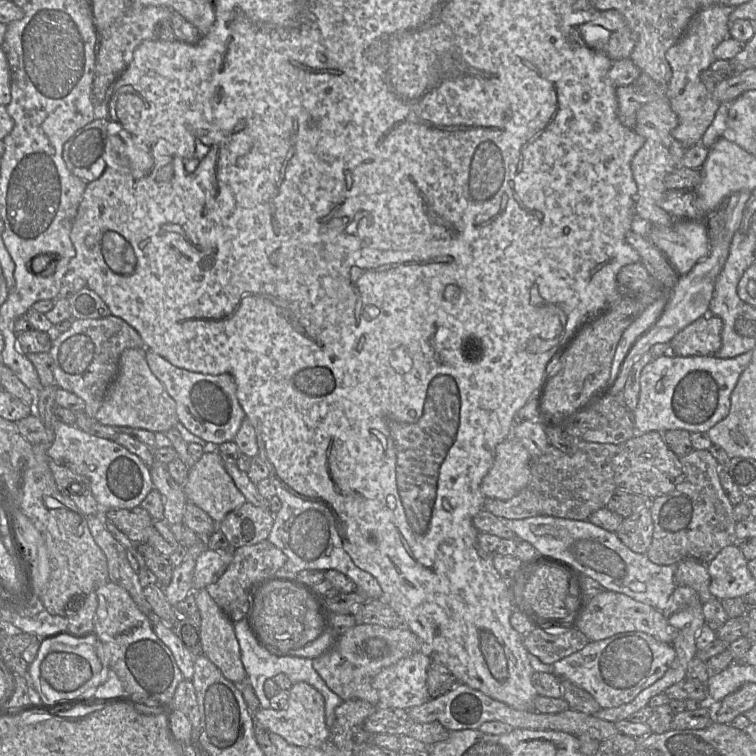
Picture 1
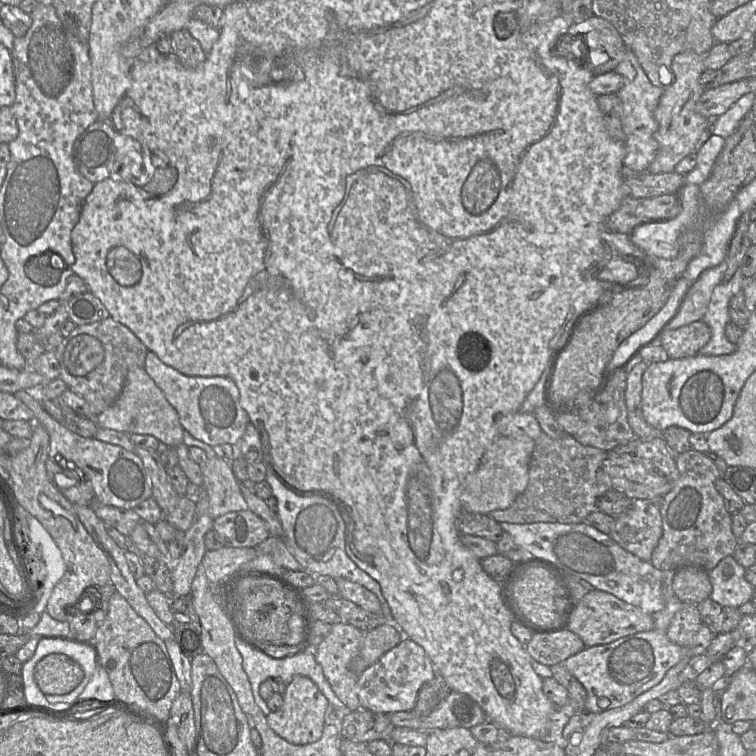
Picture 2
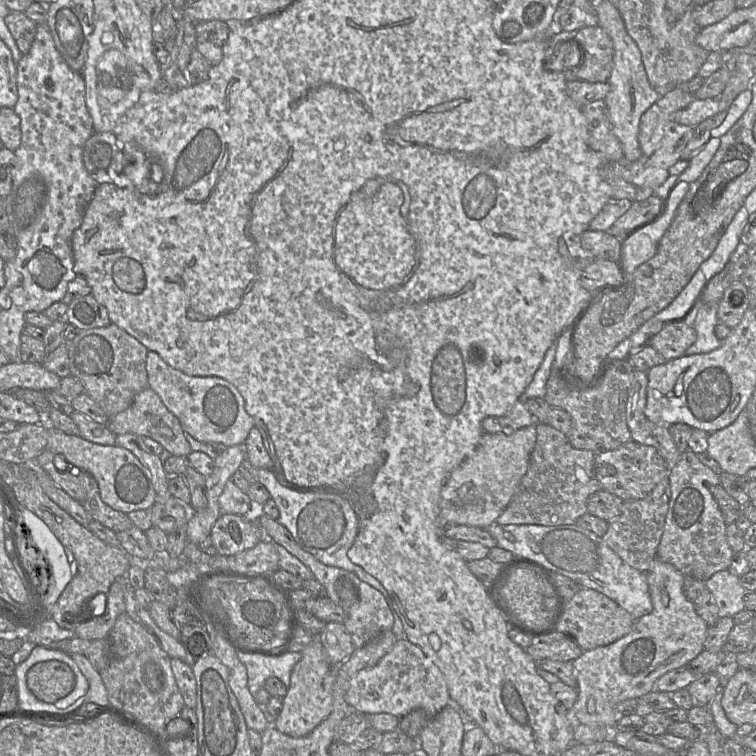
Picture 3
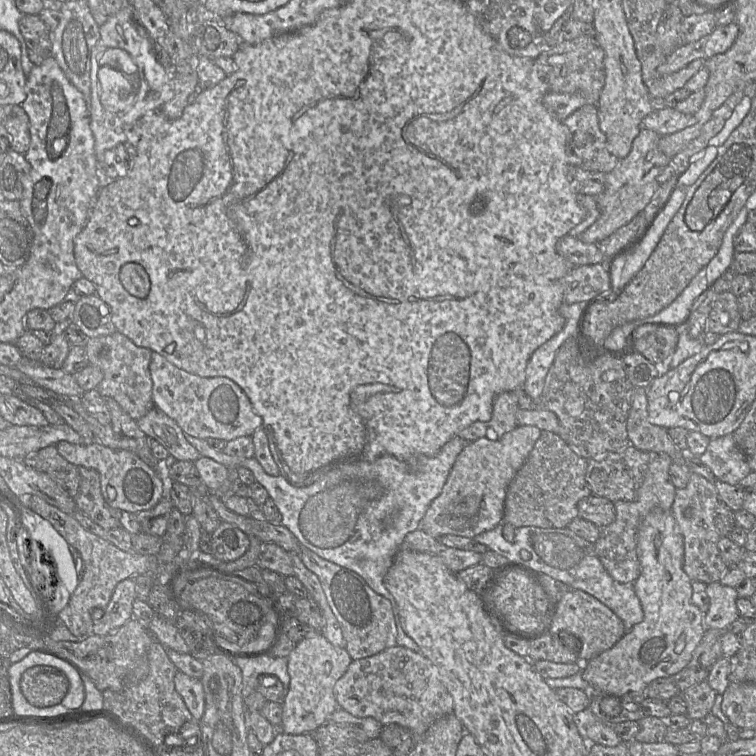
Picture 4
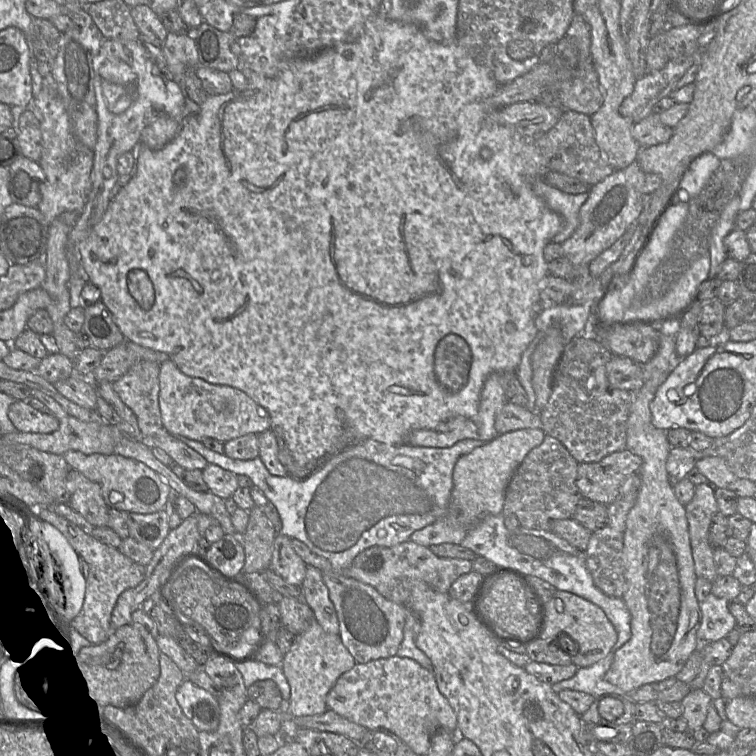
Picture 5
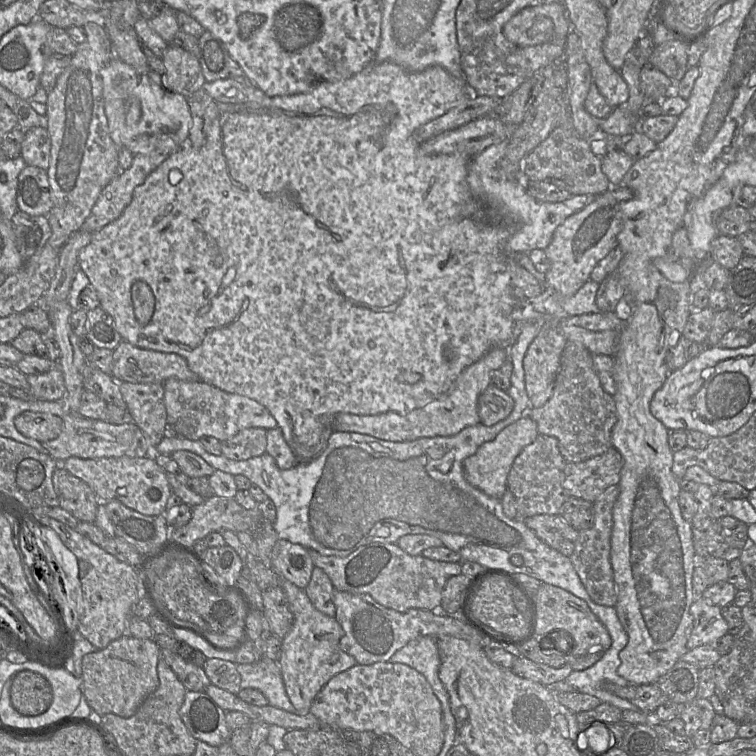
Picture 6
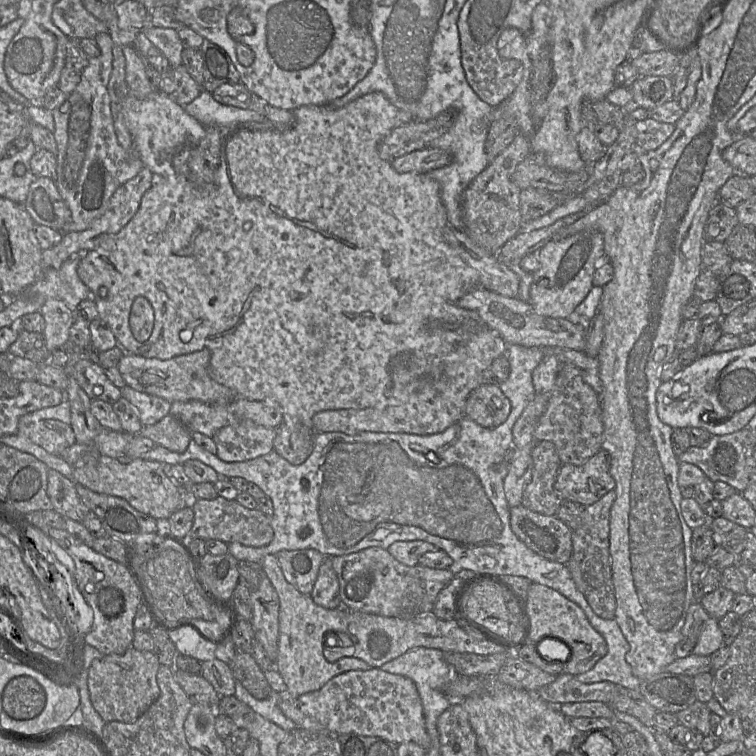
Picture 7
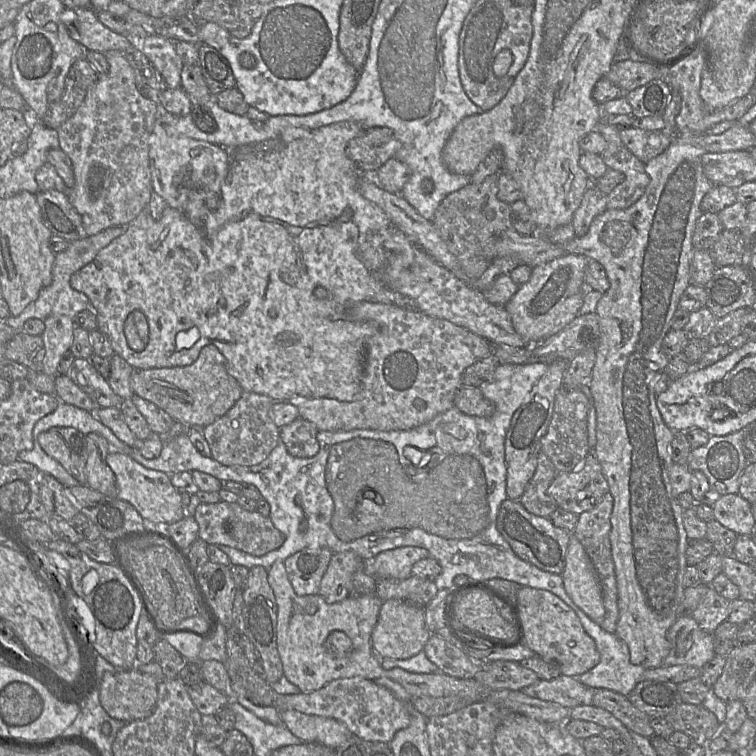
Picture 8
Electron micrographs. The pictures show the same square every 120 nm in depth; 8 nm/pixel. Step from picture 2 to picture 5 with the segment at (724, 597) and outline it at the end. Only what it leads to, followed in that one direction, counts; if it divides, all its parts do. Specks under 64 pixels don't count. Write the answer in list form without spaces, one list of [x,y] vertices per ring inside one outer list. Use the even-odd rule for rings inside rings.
[[[710,593],[699,604],[701,623],[697,630],[697,639],[701,644],[725,638],[735,628],[735,618],[729,611],[729,601]]]

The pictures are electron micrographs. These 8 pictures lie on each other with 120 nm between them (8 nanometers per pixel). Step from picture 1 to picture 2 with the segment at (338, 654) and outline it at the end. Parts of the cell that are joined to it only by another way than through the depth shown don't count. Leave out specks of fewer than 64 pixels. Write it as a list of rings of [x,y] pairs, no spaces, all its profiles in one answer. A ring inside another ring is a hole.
[[[344,623],[332,625],[332,629],[327,637],[315,649],[308,649],[314,652],[317,663],[321,666],[323,674],[329,682],[336,696],[346,706],[347,711],[356,711],[361,709],[357,695],[358,675],[350,670],[350,664],[357,655],[365,632]]]

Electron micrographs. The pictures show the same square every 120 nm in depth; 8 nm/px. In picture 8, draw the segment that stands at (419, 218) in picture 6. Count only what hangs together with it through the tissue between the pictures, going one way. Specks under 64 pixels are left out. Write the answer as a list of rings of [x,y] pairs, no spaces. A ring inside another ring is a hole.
[[[346,121],[318,128],[311,131],[306,137],[296,139],[290,143],[283,144],[278,140],[268,140],[262,143],[251,144],[235,149],[231,153],[228,173],[220,188],[220,204],[216,210],[212,211],[208,215],[202,226],[195,225],[188,219],[183,211],[168,205],[164,208],[161,219],[155,220],[151,216],[149,207],[146,206],[139,215],[127,225],[123,234],[116,237],[105,248],[100,249],[90,262],[73,271],[69,280],[70,286],[76,291],[85,294],[89,299],[90,306],[96,315],[96,327],[108,338],[114,353],[122,357],[133,369],[169,368],[190,365],[197,359],[203,347],[207,345],[214,345],[223,355],[228,373],[238,381],[239,385],[243,389],[243,392],[253,392],[266,395],[275,401],[290,401],[294,398],[332,398],[339,401],[351,402],[359,398],[359,393],[362,389],[362,377],[365,369],[364,359],[367,339],[375,335],[377,330],[376,326],[372,323],[354,321],[352,315],[347,315],[347,311],[345,309],[359,302],[384,303],[374,300],[374,297],[377,296],[377,292],[380,289],[387,287],[380,279],[380,264],[382,262],[385,263],[389,258],[389,250],[386,249],[386,240],[389,239],[389,236],[393,233],[393,231],[399,231],[387,214],[377,204],[366,199],[358,188],[361,172],[354,162],[348,157],[346,147],[352,138],[357,137],[363,131],[364,129],[359,124]],[[319,287],[322,287],[327,291],[325,297],[323,295],[321,295],[322,297],[315,296],[314,290]]]

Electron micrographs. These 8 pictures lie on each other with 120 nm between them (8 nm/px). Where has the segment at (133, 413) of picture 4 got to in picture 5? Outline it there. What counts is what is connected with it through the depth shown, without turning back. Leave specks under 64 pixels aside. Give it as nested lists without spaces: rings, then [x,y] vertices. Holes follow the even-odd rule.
[[[140,361],[112,383],[121,401],[134,413],[140,438],[149,443],[162,429],[159,407],[159,364]]]

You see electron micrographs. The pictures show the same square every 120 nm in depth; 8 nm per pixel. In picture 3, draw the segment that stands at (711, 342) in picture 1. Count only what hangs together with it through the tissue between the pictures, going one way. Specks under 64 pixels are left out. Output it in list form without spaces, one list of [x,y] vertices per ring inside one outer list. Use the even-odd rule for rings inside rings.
[[[679,320],[666,323],[663,329],[643,346],[650,345],[669,361],[683,356],[696,339],[696,330],[684,320]]]

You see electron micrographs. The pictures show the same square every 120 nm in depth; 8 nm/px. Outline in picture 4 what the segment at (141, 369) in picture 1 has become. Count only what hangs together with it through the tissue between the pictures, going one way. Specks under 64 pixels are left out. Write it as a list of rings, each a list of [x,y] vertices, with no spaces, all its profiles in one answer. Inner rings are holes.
[[[153,407],[146,415],[137,420],[137,425],[146,436],[156,440],[178,461],[196,461],[201,455],[185,439],[179,425],[159,410]]]

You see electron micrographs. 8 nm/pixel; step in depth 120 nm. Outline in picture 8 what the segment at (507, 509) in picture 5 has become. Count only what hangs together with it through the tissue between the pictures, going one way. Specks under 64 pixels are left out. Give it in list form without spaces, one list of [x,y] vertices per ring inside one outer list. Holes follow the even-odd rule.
[[[540,449],[535,473],[519,499],[527,511],[548,518],[558,508],[548,495],[548,488],[557,473],[552,462]]]

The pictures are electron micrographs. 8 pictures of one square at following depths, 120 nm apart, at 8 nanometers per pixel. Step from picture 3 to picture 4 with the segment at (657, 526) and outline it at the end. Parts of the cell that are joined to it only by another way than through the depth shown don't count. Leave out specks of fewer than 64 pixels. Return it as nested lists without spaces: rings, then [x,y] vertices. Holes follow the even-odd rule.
[[[665,453],[653,454],[645,473],[644,481],[632,501],[615,502],[616,518],[610,525],[601,528],[594,543],[595,551],[610,576],[621,583],[634,583],[640,575],[637,554],[638,530],[644,517],[654,508],[671,510],[675,499],[675,486],[670,478],[671,457]]]

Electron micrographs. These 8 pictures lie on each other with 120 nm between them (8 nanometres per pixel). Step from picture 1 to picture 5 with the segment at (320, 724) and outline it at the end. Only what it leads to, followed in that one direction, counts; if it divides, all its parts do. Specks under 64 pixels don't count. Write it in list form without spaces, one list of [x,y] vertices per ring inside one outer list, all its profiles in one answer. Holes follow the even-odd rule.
[[[315,620],[284,654],[281,669],[290,687],[286,714],[293,717],[321,714],[327,710],[326,696],[337,679],[349,671],[356,661],[343,645],[339,634],[326,632]]]

